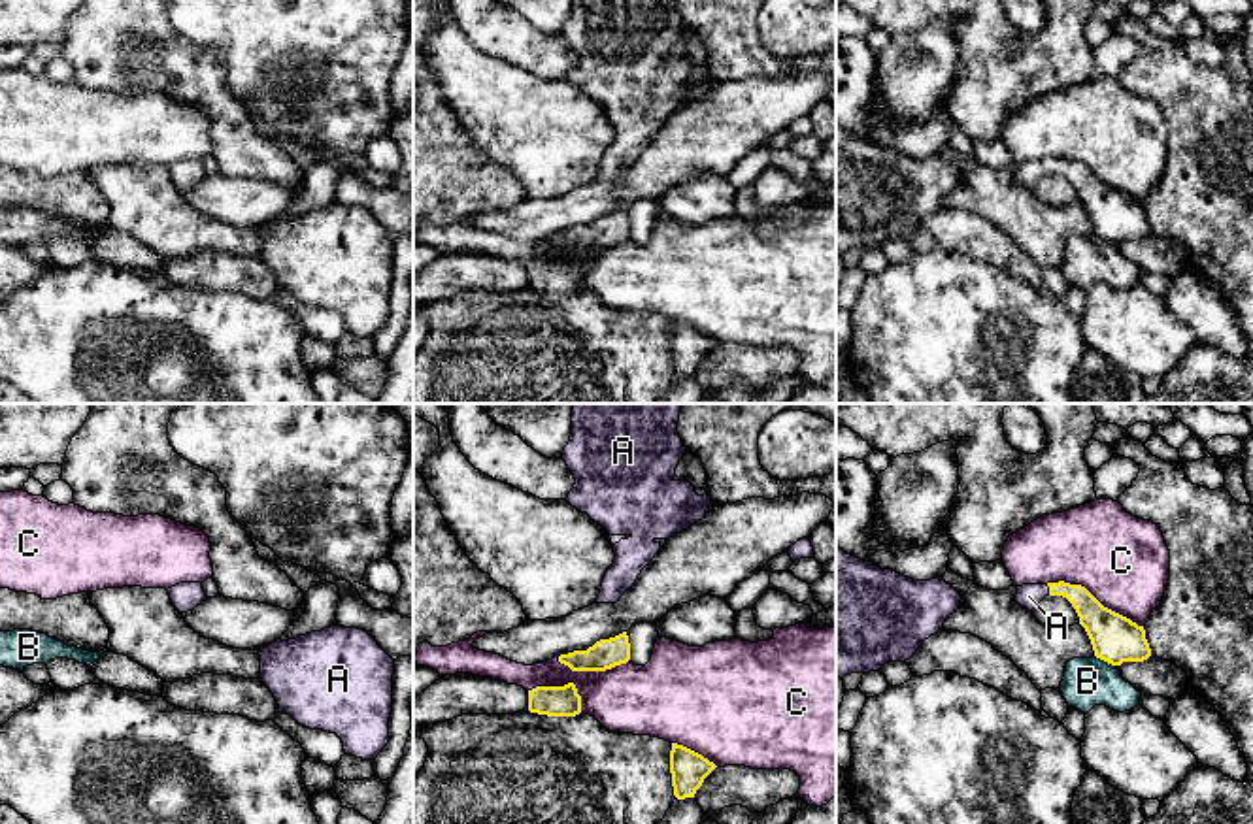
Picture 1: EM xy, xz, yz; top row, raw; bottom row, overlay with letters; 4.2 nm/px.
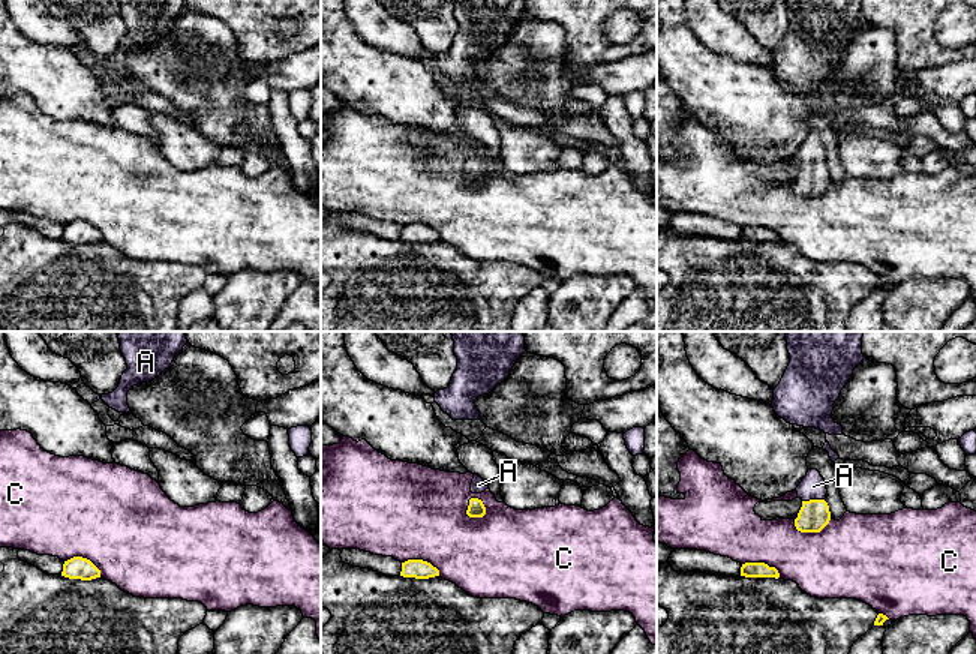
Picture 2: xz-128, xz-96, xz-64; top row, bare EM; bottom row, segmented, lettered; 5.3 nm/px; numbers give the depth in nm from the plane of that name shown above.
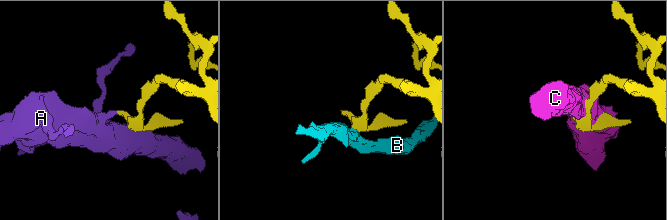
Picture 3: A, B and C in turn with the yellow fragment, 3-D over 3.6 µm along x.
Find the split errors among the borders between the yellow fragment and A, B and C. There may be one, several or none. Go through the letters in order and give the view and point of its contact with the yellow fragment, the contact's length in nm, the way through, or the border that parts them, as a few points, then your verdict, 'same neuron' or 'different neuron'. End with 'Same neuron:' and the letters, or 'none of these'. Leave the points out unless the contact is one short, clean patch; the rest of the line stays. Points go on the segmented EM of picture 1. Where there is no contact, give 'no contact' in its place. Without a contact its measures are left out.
A: contact yz (1050, 591); length 50 nm; way yz (1099, 621), (1069, 591), (1050, 591), (1038, 591), (1029, 596); same neuron
B: contact yz (1106, 660); length 110 nm; border yz (1095, 655), (1116, 666); different neuron
C: contact yz (1093, 596); length 460 nm; different neuron
Same neuron: A

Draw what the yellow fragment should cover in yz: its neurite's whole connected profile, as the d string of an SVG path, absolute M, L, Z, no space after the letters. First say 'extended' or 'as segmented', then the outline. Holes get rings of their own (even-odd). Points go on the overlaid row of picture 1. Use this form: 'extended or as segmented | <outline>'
extended | M1064 581L1023 585L1017 586L1015 602L1021 607L1034 611L1045 596L1062 596L1072 603L1079 617L1079 624L1091 639L1096 658L1111 666L1121 666L1123 662L1144 662L1151 656L1144 626L1138 626L1130 618L1104 607L1081 585L1070 585Z

